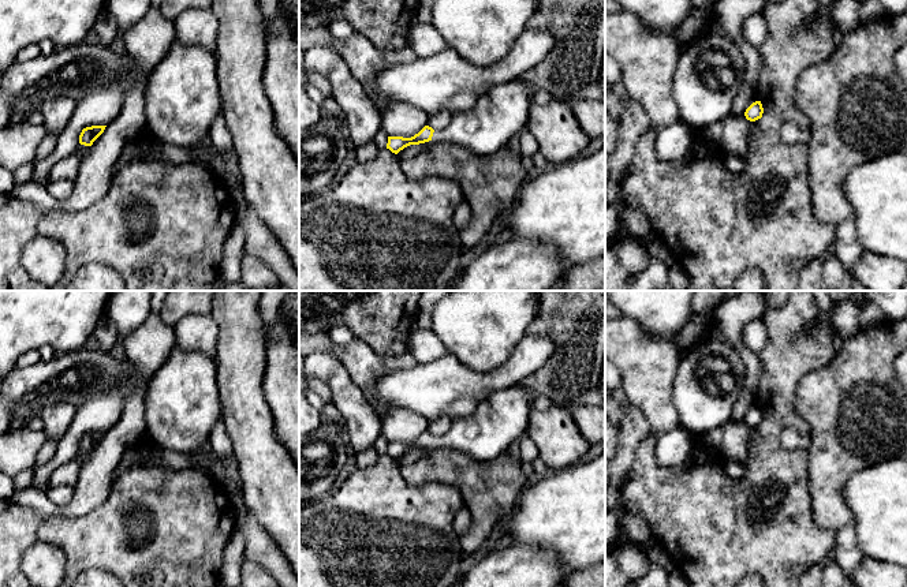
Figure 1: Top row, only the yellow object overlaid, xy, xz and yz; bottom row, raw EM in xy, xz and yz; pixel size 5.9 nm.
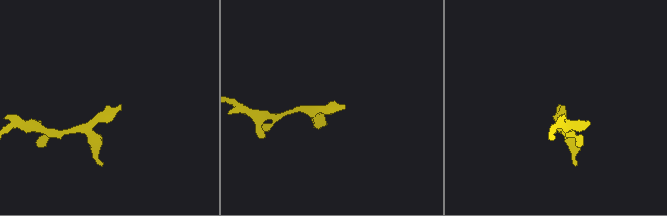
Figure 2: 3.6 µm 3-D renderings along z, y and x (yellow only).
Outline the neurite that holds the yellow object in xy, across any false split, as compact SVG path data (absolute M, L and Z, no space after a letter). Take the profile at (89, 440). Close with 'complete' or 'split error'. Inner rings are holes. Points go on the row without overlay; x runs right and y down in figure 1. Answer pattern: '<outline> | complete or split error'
M92 431L82 435L79 441L79 449L92 452L93 448L104 438L107 431Z | complete

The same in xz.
M522 385L497 390L471 416L452 420L443 437L425 431L411 444L388 442L387 455L397 460L410 450L451 448L477 461L489 461L507 452L529 426L533 393Z | split error

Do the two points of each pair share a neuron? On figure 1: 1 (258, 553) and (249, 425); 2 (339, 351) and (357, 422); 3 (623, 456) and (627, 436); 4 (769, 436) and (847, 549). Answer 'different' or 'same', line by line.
1: different
2: different
3: same
4: different

